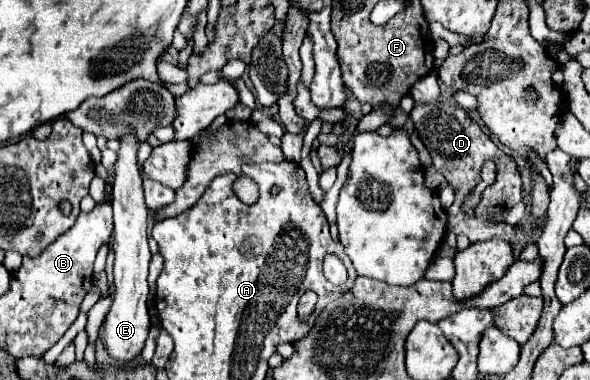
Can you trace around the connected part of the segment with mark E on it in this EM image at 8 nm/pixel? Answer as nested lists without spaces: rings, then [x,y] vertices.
[[[134,132],[120,136],[118,160],[114,164],[114,184],[112,184],[112,208],[114,208],[114,300],[106,312],[100,340],[108,354],[118,362],[132,362],[142,350],[150,330],[150,314],[147,304],[149,286],[147,282],[150,250],[148,250],[148,208],[144,204],[142,174],[138,166],[138,138]]]

